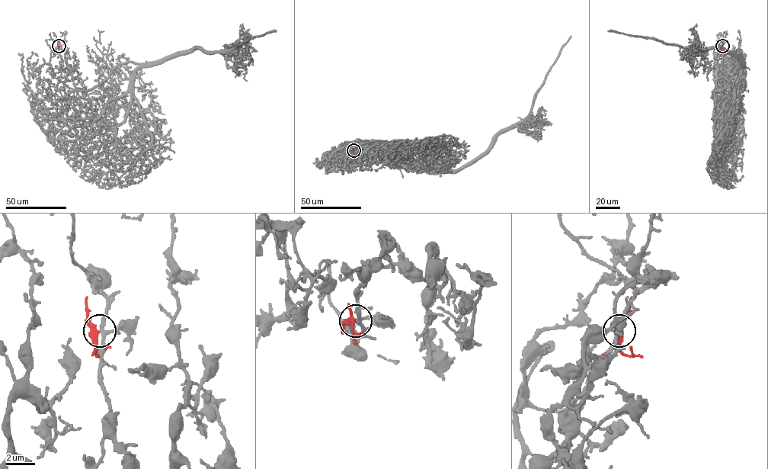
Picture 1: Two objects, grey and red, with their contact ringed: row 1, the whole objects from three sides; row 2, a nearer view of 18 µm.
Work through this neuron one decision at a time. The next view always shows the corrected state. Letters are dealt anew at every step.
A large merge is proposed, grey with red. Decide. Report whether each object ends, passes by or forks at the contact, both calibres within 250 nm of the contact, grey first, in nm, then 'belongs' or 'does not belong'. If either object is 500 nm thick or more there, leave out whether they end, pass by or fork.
grey forks there; red passes by; 200 nm thick on the grey side, 280 nm on the other; does not belong

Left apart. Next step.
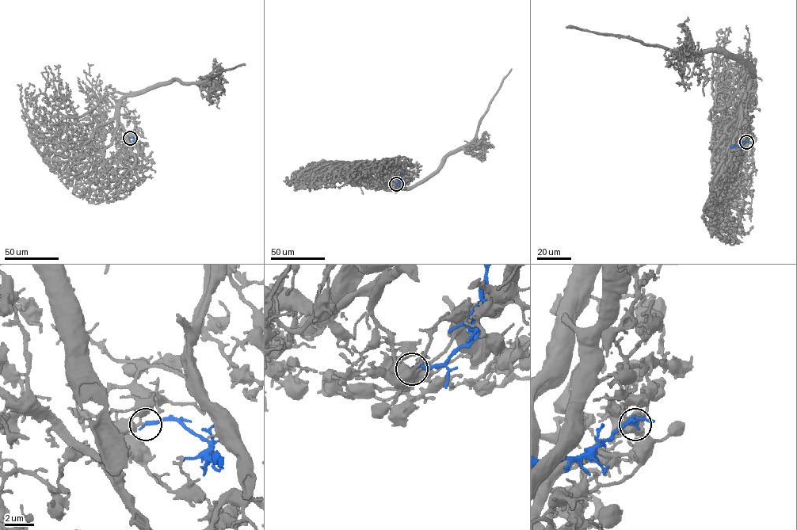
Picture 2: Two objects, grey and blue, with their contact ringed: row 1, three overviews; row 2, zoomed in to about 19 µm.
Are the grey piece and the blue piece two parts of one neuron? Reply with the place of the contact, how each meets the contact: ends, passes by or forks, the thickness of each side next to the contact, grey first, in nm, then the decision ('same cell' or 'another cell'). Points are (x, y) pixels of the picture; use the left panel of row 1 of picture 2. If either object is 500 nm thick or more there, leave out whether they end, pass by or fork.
(130, 138) | grey ends | blue ends | 320/320 nm | same cell

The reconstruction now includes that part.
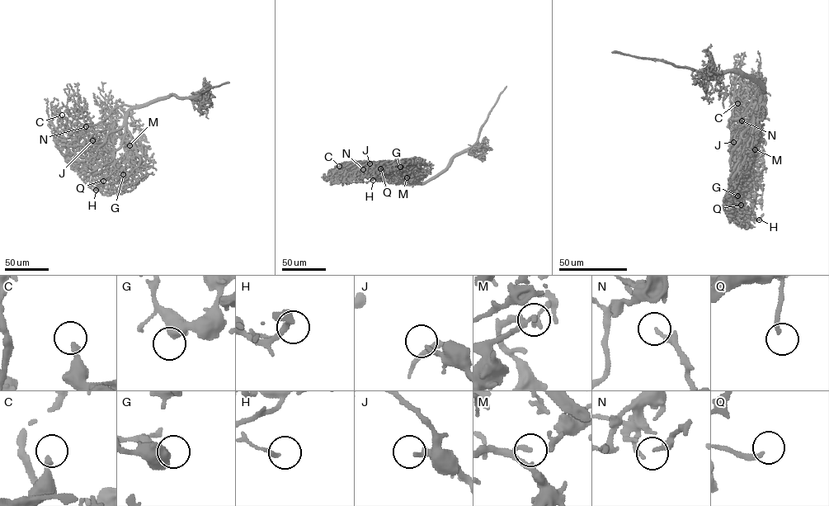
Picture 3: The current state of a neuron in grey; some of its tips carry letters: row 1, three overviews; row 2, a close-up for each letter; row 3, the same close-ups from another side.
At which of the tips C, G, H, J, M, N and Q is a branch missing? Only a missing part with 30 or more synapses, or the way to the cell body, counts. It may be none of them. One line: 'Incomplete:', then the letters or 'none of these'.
Incomplete: C, N, Q

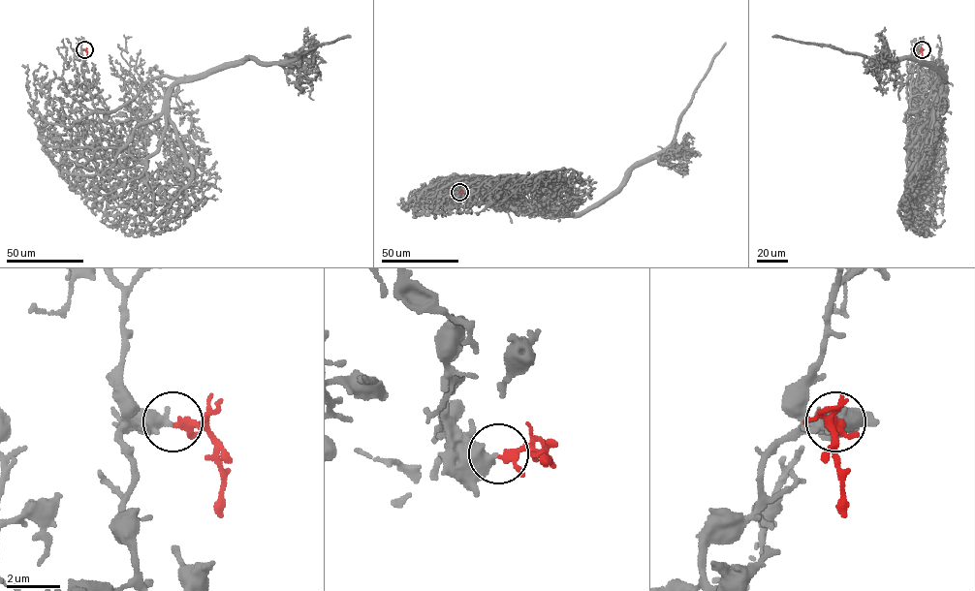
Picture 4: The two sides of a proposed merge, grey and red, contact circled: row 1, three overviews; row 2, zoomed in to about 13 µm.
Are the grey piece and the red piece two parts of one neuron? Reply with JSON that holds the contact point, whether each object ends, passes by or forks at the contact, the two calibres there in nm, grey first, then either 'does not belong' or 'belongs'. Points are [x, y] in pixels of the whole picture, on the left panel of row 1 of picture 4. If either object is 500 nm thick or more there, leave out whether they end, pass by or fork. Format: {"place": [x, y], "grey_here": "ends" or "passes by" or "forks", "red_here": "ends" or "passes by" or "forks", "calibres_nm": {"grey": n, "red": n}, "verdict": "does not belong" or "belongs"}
{"place": [84, 49], "calibres_nm": {"grey": 500, "red": 200}, "verdict": "belongs"}

